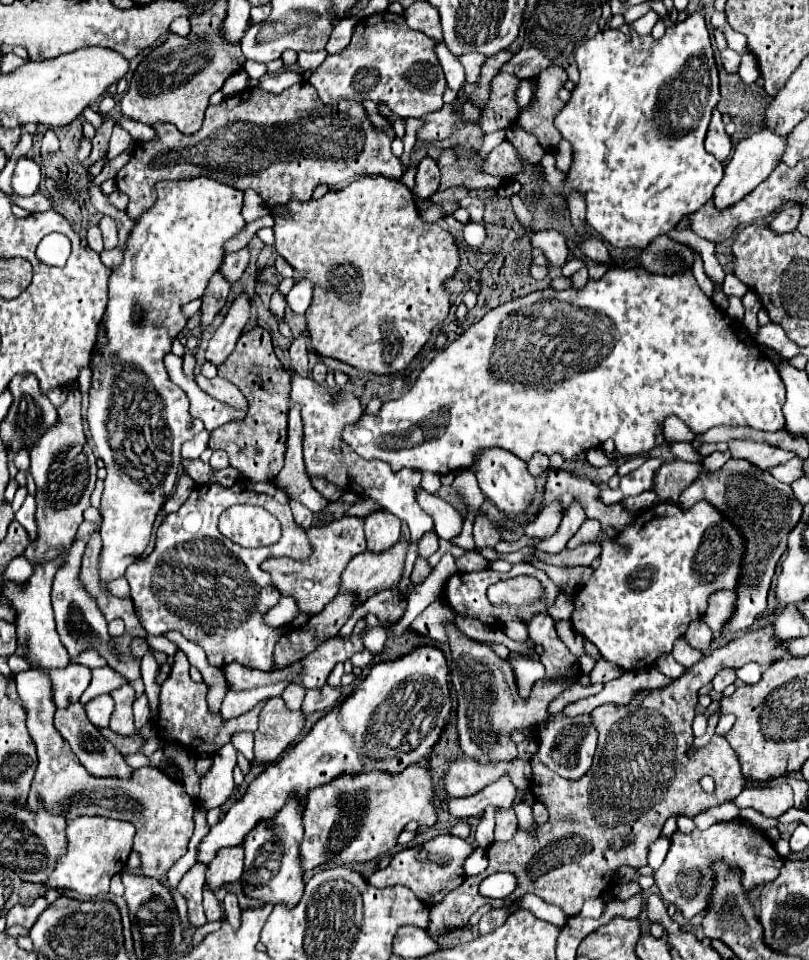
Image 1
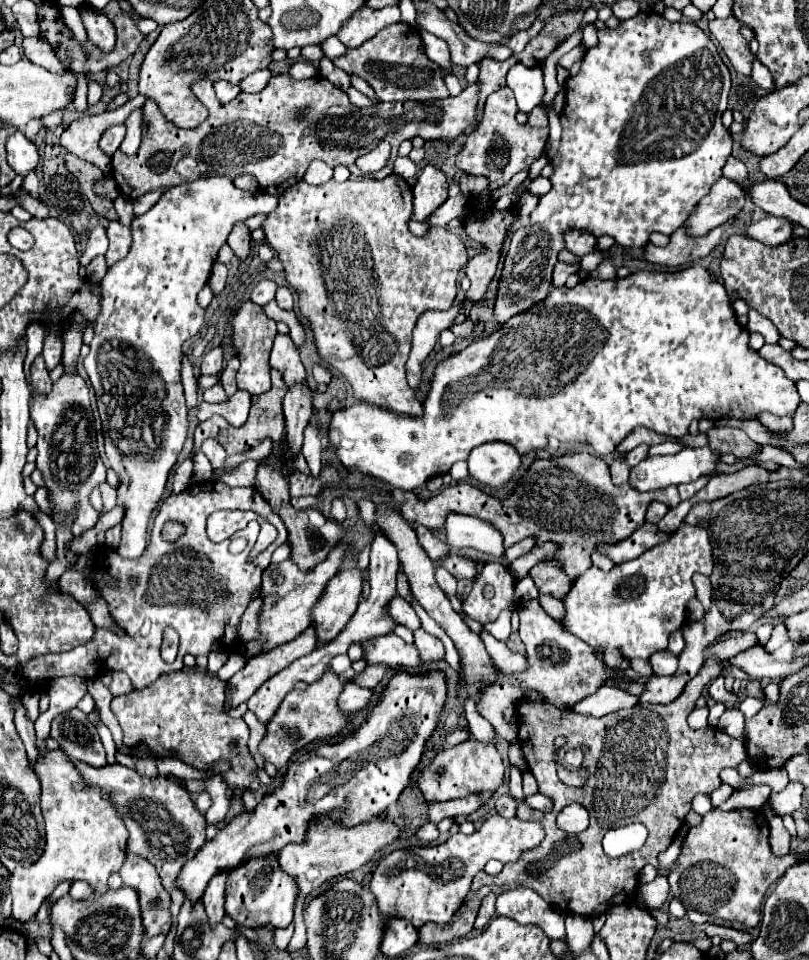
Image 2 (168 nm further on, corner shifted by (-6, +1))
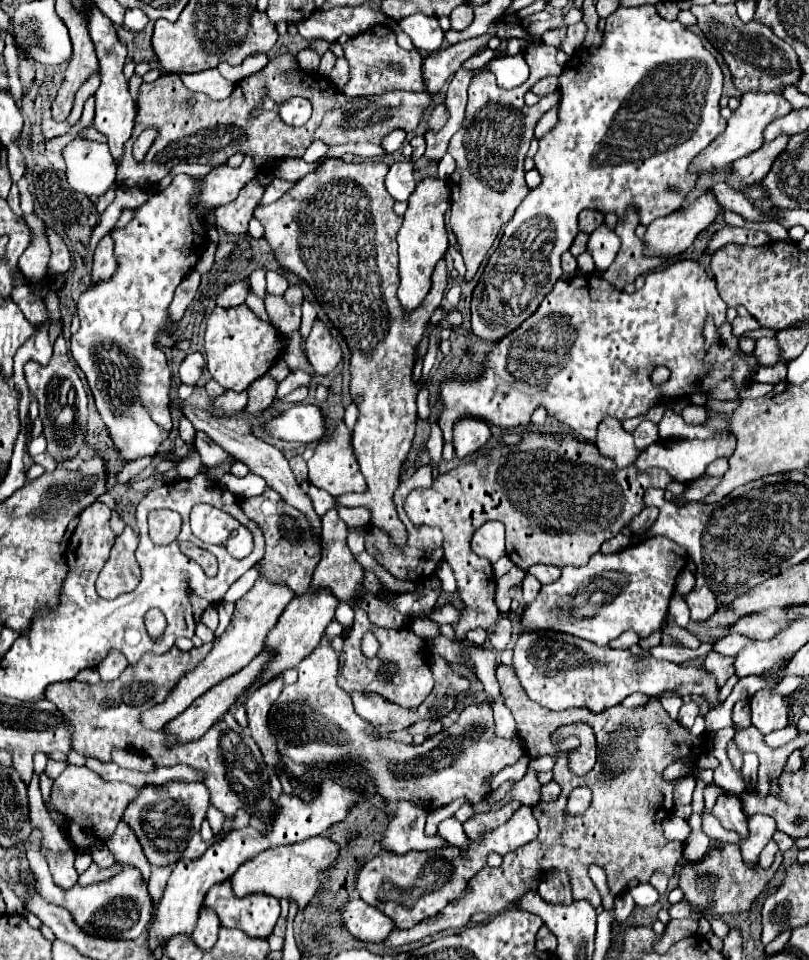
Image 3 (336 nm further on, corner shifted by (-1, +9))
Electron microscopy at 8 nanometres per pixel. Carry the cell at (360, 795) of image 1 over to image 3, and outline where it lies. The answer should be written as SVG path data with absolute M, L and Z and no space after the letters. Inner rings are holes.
M324 835L306 839L306 841L300 841L294 845L286 845L286 847L282 845L282 847L266 849L266 851L258 853L254 859L250 859L238 867L238 871L230 877L232 889L234 889L236 897L264 891L264 893L280 897L280 899L294 901L298 905L298 911L302 911L306 907L306 903L318 891L322 877L336 863L338 855L340 855L338 843L334 843L330 837L324 837Z

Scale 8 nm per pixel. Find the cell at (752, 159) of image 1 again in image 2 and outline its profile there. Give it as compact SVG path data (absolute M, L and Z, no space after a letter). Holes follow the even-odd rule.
M719 179L713 183L709 195L705 195L697 209L683 223L689 237L703 237L713 229L721 227L733 219L745 205L743 187L729 179Z

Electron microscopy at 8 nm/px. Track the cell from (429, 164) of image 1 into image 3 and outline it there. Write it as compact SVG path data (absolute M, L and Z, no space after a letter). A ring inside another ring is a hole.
M424 177L416 183L412 195L408 197L408 209L404 213L404 223L398 231L398 251L400 251L400 289L398 299L406 311L416 309L430 291L430 275L436 263L446 255L448 235L444 229L444 213L450 207L450 187L438 177Z

